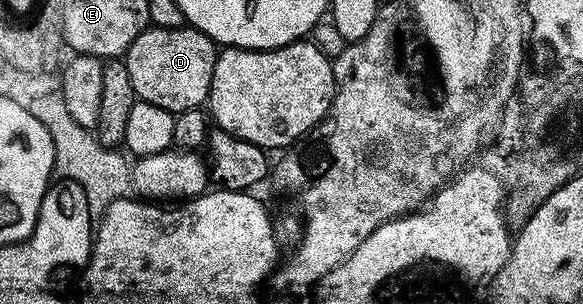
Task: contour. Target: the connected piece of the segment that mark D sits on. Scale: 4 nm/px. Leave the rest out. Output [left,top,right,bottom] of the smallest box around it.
[123,26,217,114]

